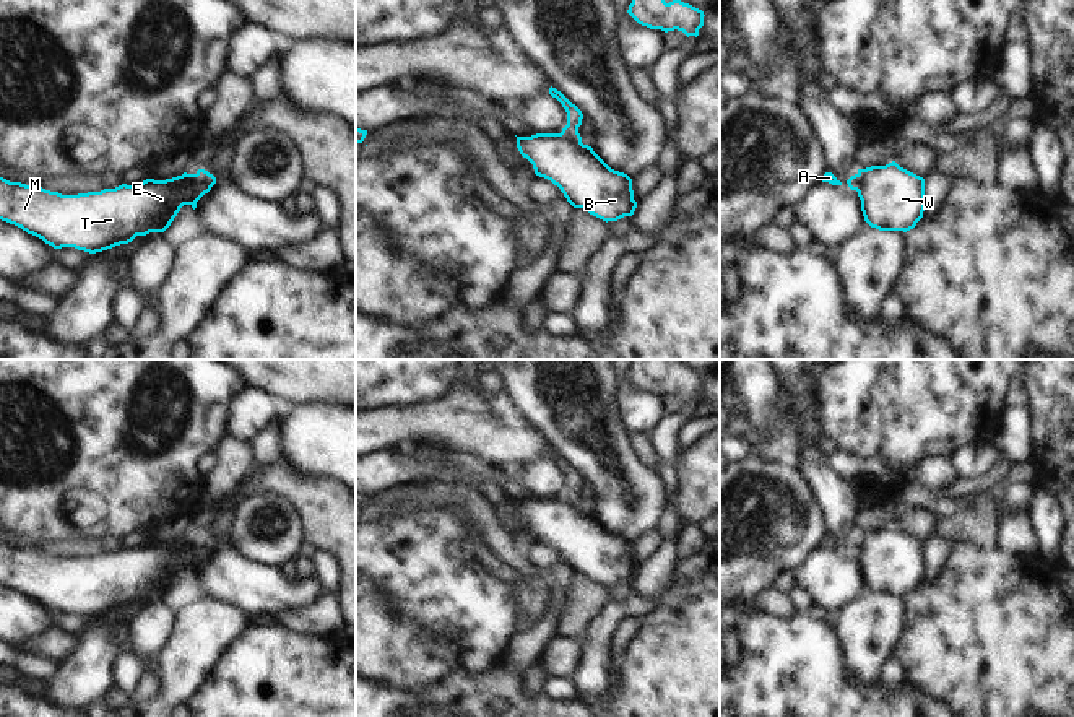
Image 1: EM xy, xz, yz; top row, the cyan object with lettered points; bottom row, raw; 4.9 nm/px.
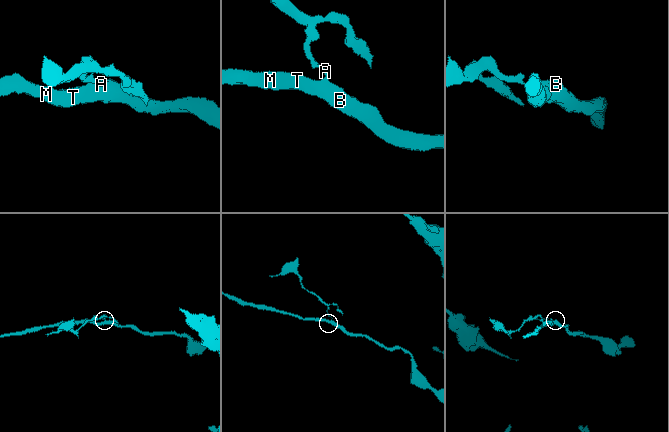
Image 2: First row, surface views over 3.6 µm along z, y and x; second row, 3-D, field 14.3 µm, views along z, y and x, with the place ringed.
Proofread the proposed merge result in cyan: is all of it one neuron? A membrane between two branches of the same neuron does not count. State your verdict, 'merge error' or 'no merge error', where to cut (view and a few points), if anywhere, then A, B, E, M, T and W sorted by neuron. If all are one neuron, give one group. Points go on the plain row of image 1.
merge error; cut xy (207, 535), (194, 548), (195, 553); groups A / B E M T W

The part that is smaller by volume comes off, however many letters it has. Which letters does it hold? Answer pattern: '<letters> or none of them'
A

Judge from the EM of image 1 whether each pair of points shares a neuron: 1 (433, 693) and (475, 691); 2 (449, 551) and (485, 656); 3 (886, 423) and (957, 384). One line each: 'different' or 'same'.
1: same
2: same
3: same

